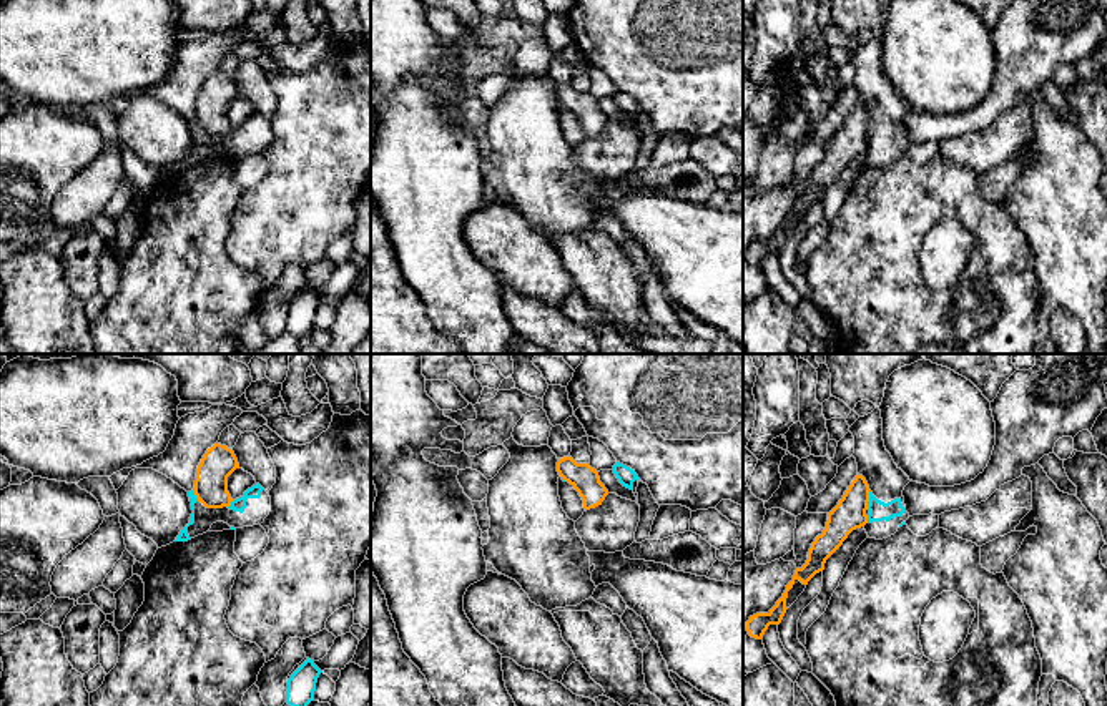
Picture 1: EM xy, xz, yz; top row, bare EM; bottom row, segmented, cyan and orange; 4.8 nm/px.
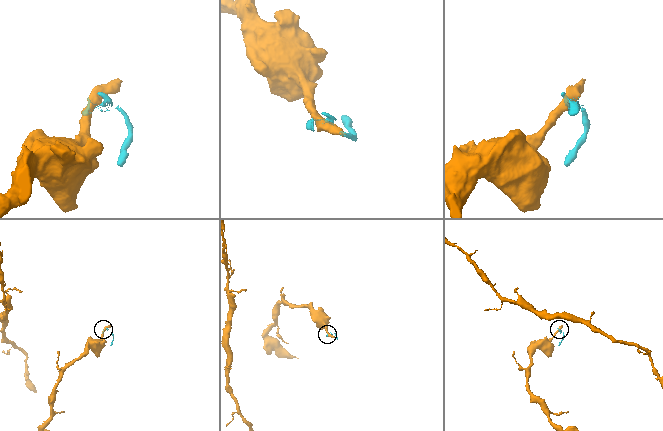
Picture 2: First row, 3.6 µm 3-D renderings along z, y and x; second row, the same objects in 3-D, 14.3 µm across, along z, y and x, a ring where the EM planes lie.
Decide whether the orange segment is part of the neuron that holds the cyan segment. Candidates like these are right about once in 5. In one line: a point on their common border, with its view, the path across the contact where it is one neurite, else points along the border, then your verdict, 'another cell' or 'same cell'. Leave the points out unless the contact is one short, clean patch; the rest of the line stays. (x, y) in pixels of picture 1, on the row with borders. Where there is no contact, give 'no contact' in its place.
contact yz (870, 500); border yz (870, 490), (866, 509); another cell

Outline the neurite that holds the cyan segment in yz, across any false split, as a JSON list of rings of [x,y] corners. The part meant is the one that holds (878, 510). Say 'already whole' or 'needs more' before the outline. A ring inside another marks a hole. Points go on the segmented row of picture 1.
needs more | [[[879,407],[859,417],[849,432],[854,437],[853,457],[858,473],[866,478],[871,490],[864,530],[869,538],[883,540],[894,535],[909,518],[903,490],[911,480],[884,447]]]

